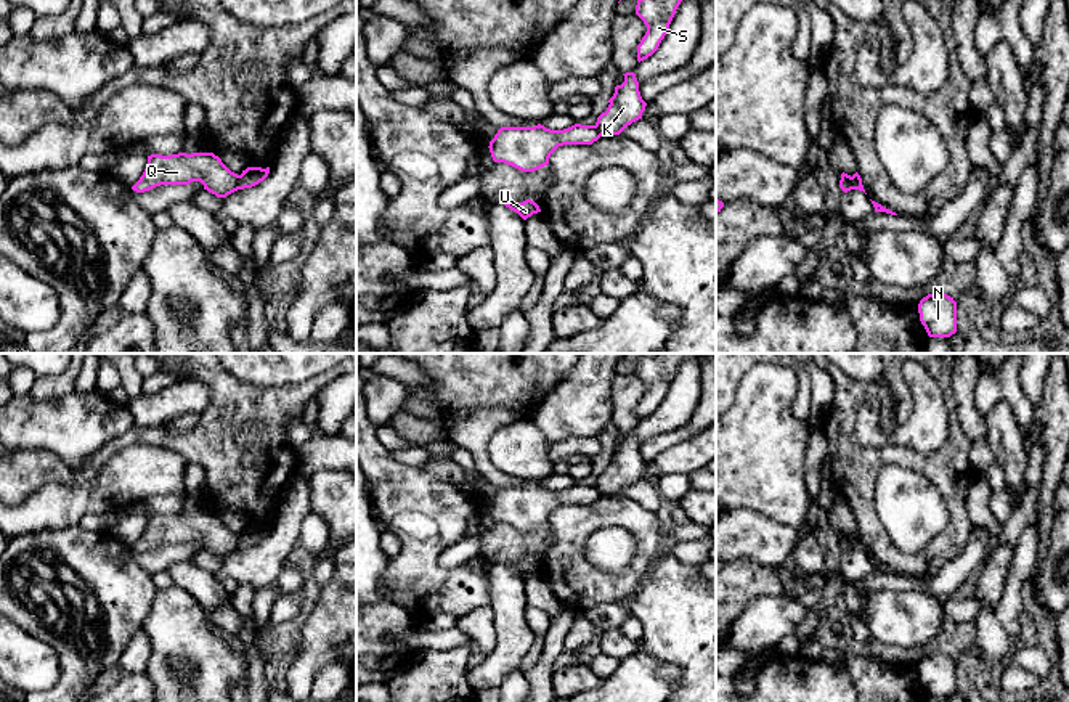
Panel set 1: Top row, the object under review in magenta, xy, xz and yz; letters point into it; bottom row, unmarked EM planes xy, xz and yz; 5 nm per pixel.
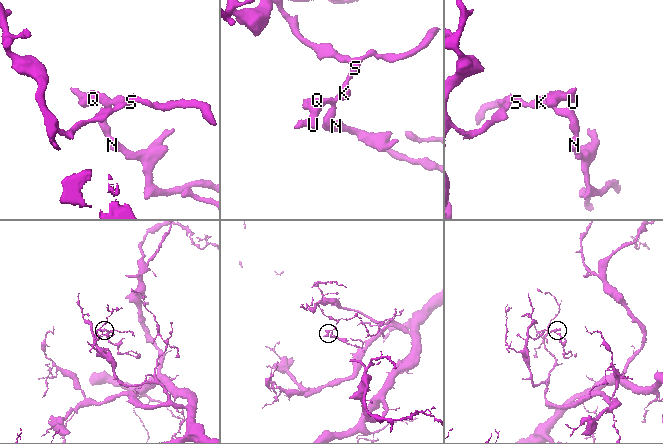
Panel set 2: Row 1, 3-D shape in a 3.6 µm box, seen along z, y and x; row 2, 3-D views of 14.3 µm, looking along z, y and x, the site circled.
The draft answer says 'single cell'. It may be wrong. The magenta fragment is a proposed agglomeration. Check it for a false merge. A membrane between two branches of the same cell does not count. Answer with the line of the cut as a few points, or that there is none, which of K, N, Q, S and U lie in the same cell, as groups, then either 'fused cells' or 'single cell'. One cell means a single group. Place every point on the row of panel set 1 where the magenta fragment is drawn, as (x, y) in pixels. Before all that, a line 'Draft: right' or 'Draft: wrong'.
Draft: wrong
cut xy (238, 175), (239, 188); groups K S / N Q U; fused cells

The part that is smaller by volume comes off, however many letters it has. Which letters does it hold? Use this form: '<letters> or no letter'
N, Q, U

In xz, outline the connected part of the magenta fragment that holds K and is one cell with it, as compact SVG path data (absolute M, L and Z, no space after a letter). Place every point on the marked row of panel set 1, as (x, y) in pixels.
M626 72L624 82L615 87L608 108L597 117L595 129L600 135L620 135L628 125L642 119L647 103L639 92L634 72Z

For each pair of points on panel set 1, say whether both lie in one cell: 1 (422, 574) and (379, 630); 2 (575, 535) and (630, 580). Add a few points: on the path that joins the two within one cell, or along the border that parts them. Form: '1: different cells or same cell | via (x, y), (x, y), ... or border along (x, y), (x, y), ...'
1: different cells | border along (398, 601), (416, 606), (427, 614)
2: same cell | via (575, 555), (575, 559), (596, 580), (610, 580)

